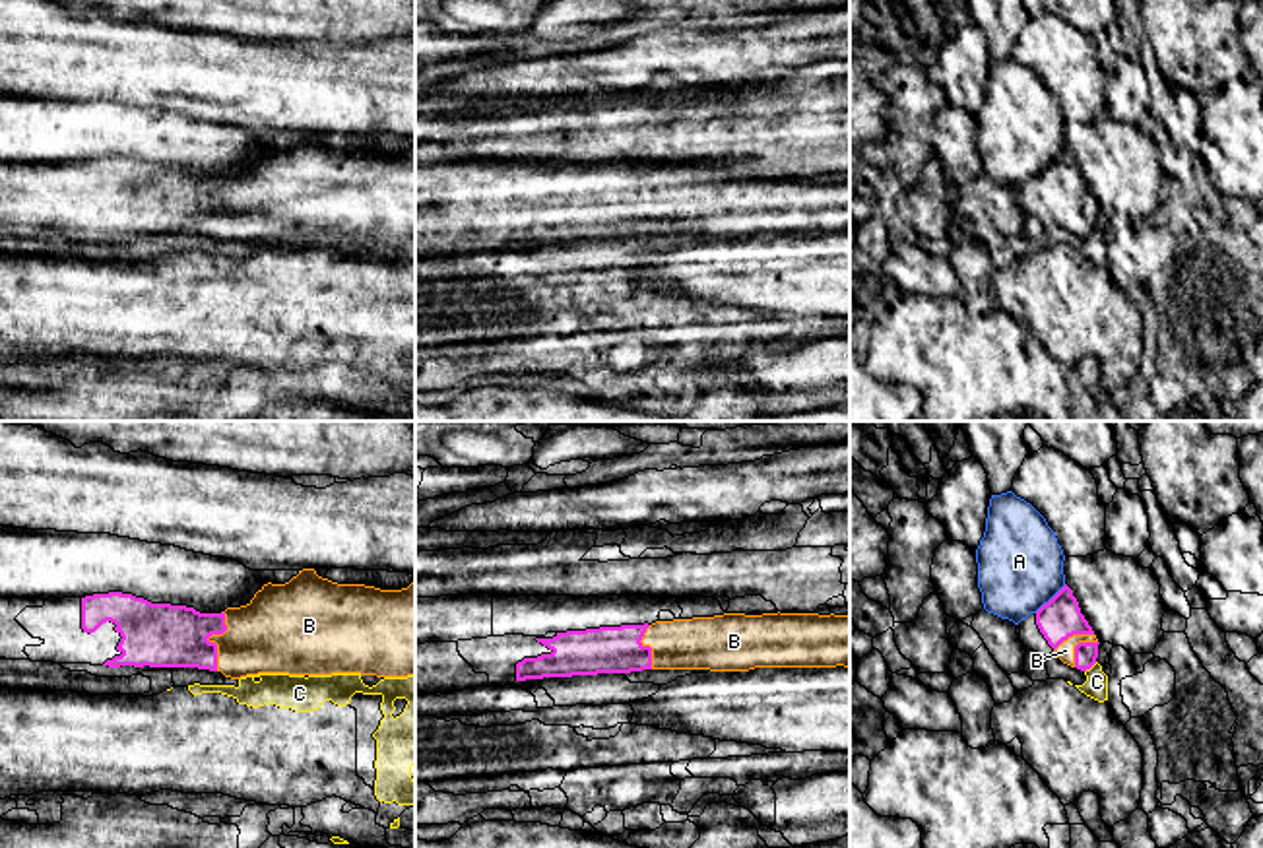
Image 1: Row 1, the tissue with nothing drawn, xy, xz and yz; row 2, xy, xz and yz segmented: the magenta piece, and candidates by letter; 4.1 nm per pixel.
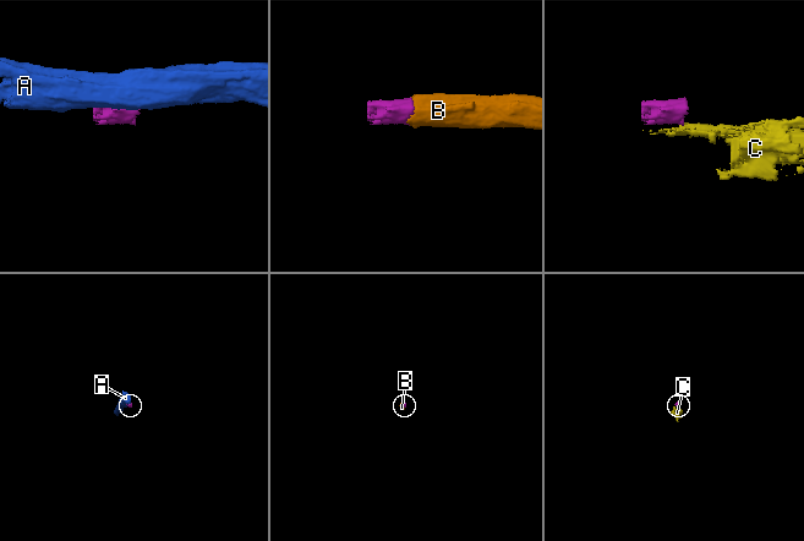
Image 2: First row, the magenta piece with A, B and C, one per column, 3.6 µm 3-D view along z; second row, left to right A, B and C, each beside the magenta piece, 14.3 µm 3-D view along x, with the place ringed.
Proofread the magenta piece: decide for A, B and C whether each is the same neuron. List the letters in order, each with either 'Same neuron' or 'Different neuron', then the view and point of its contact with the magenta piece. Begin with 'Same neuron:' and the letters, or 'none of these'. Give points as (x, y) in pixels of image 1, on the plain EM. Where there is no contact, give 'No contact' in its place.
Same neuron: B
A: Different neuron. Touches magenta at yz (1052, 163)
B: Same neuron. Touches magenta at xy (208, 202)
C: Different neuron. Touches magenta at yz (1091, 231)

